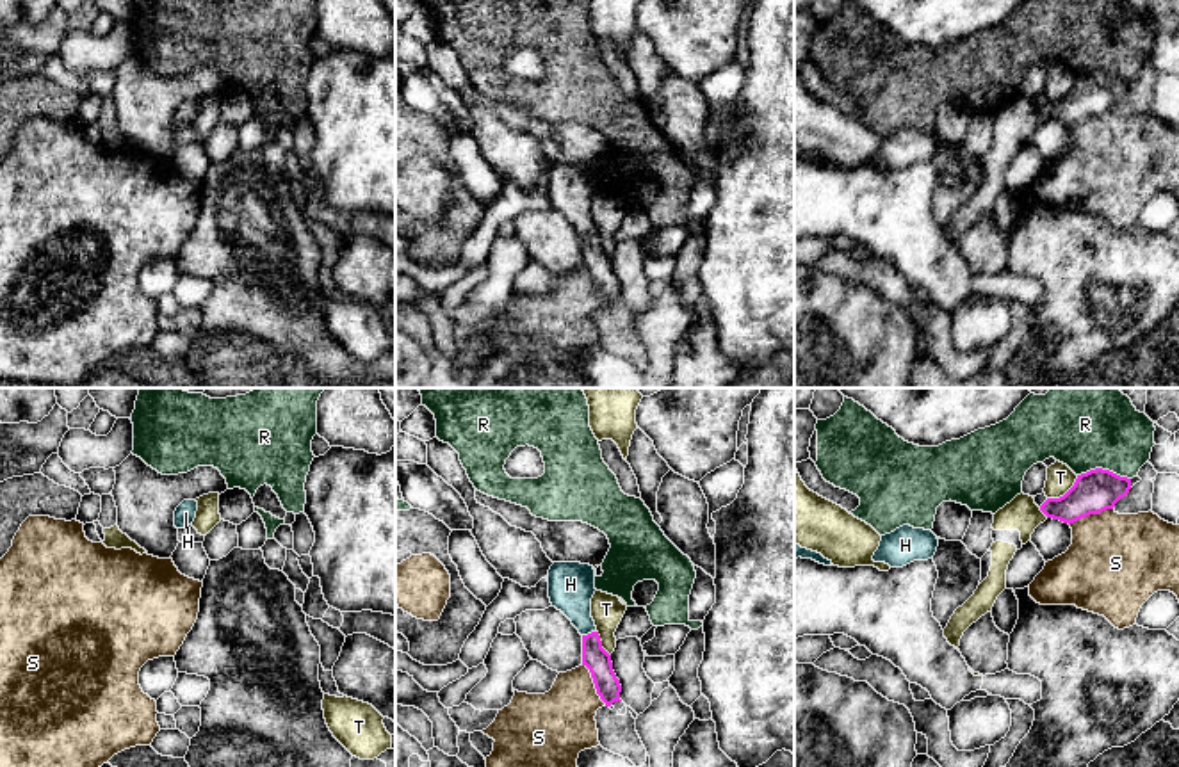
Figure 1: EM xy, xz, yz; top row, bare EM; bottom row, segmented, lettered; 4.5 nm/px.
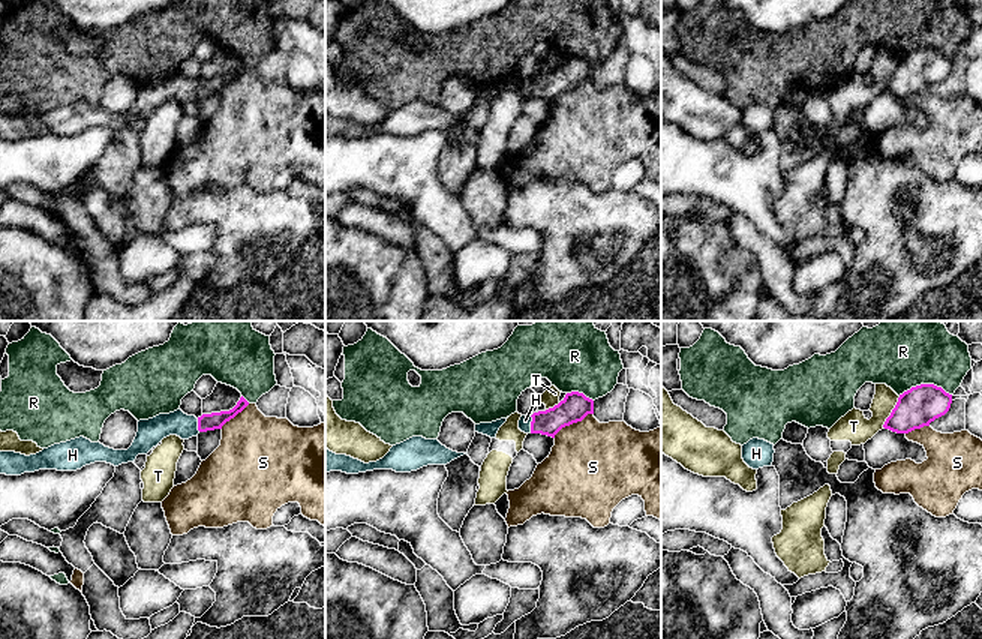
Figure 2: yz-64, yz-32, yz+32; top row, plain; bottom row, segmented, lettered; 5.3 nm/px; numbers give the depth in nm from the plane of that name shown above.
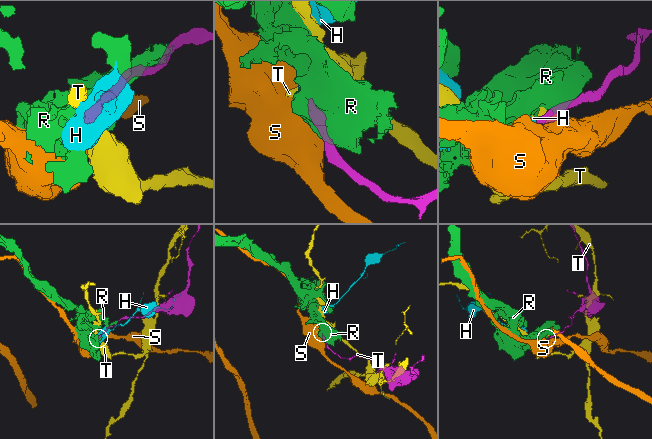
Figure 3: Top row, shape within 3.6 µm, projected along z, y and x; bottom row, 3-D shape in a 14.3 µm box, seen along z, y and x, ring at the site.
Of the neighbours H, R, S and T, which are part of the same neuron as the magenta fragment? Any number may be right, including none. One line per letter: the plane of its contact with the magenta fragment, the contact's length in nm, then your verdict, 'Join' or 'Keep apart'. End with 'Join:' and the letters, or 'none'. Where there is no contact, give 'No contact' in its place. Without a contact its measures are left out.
H: Touches magenta in xz. Shared border 70 nm. Join
R: Touches magenta in yz. Shared border 240 nm. Keep apart
S: Touches magenta in xz. Shared border 220 nm. Keep apart
T: Touches magenta in yz. Shared border 180 nm. Keep apart
Join: H

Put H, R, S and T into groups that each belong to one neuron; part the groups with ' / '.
H / R / S / T

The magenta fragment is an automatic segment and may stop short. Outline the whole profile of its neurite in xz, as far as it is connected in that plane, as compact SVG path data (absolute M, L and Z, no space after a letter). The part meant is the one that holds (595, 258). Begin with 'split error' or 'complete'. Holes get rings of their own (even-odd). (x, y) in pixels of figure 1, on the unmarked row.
split error; M554 164L549 171L549 199L582 237L582 267L591 274L597 295L611 308L620 301L622 287L613 272L611 256L602 249L591 219L595 171L581 164Z

